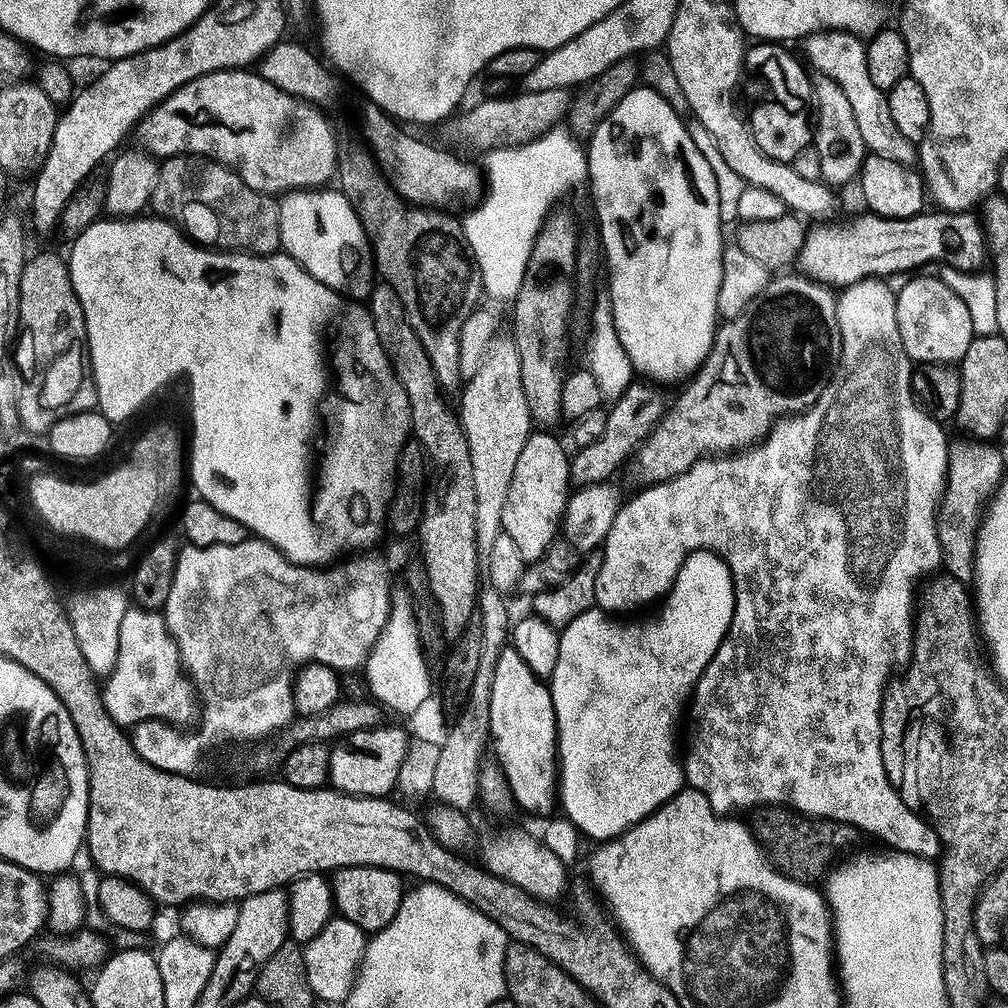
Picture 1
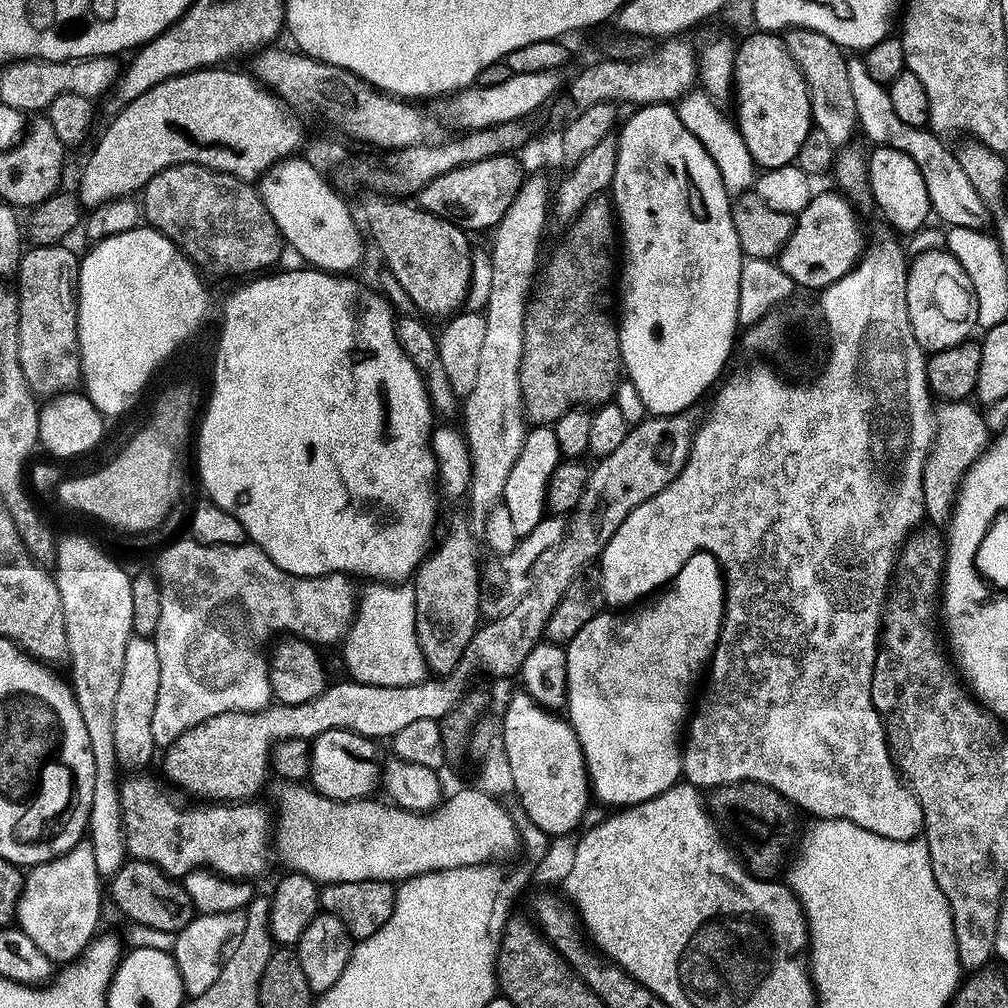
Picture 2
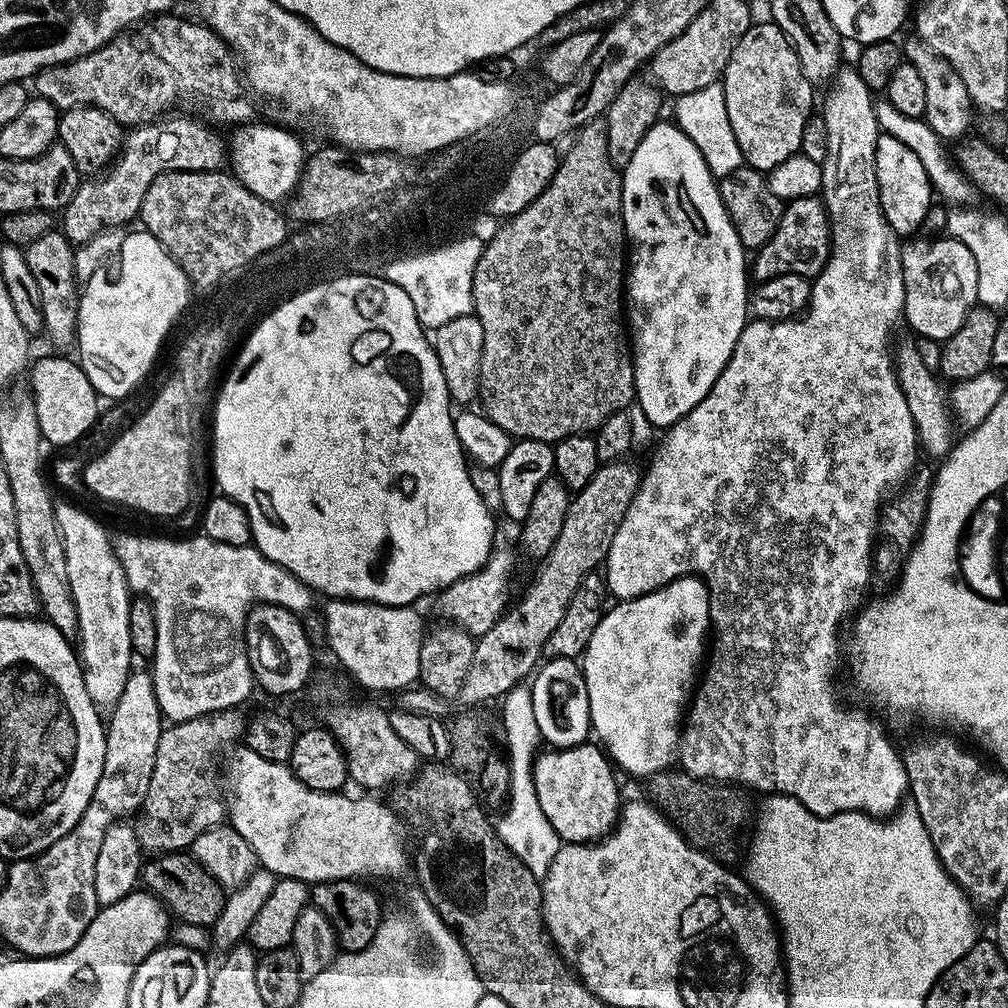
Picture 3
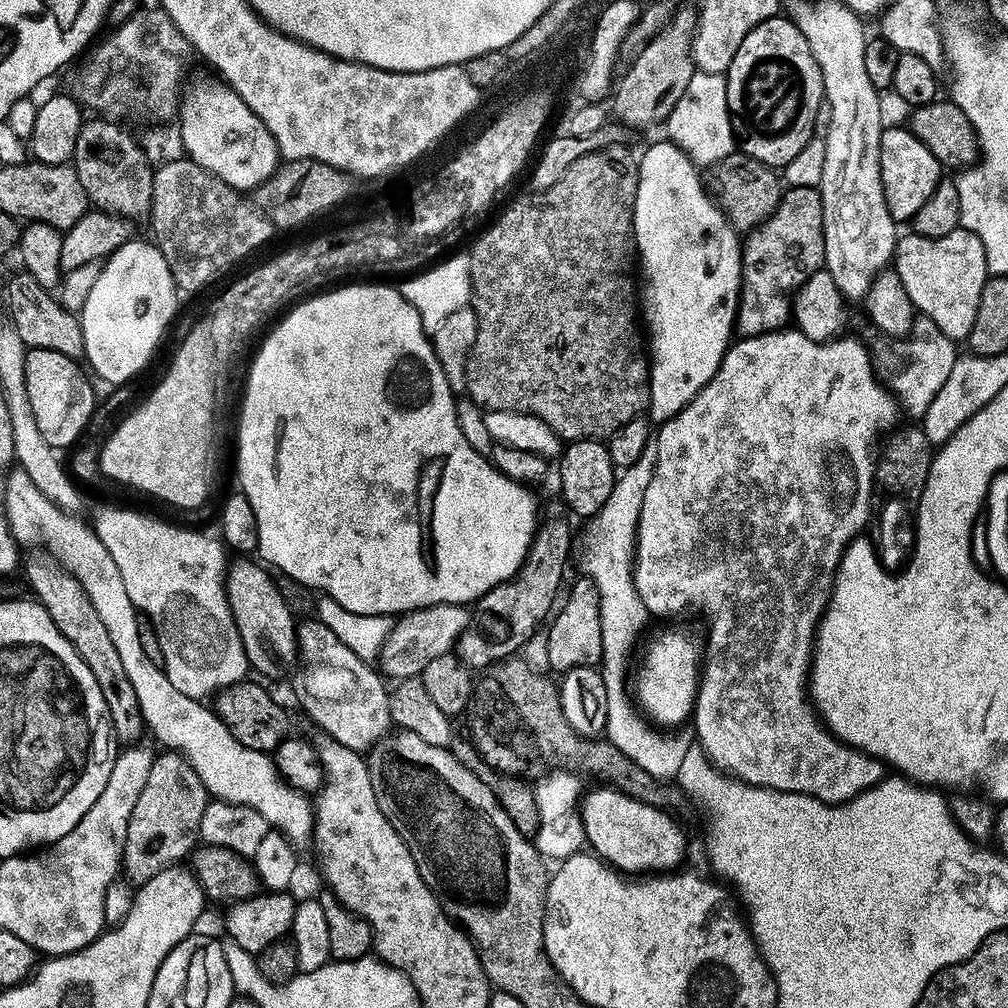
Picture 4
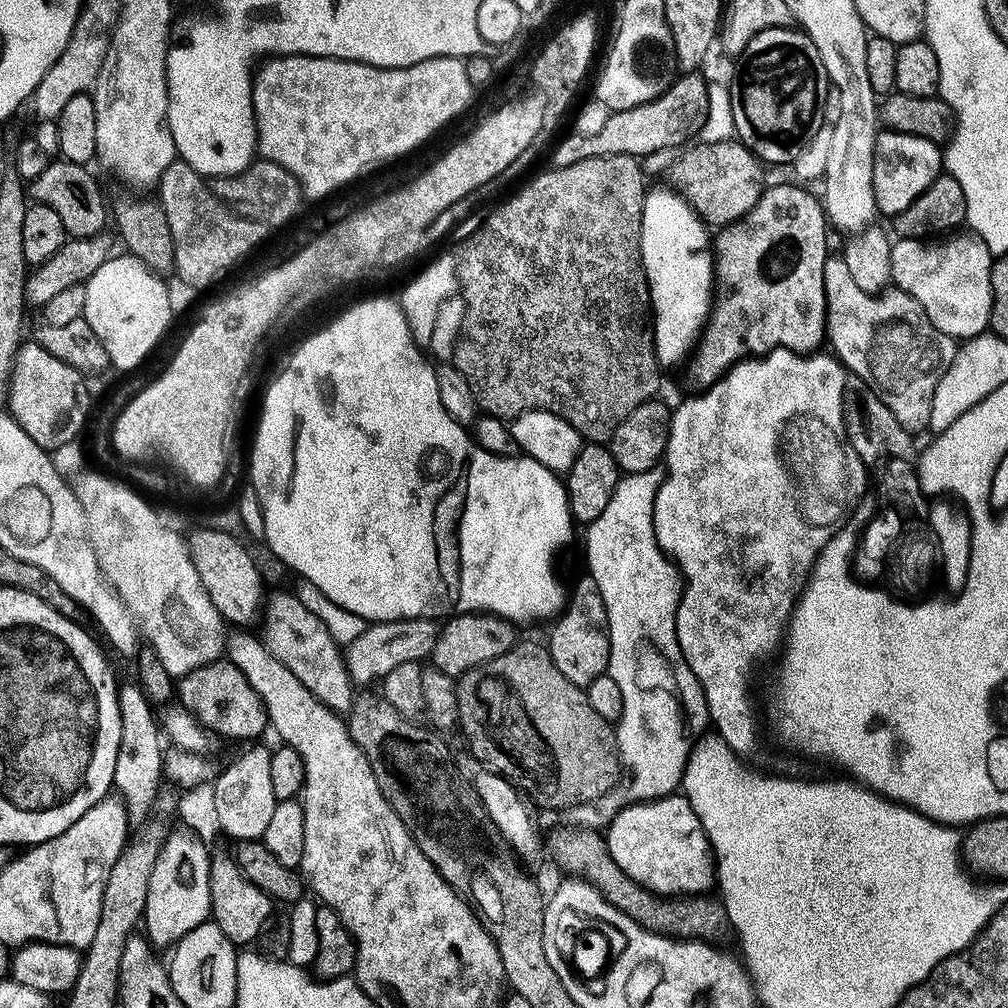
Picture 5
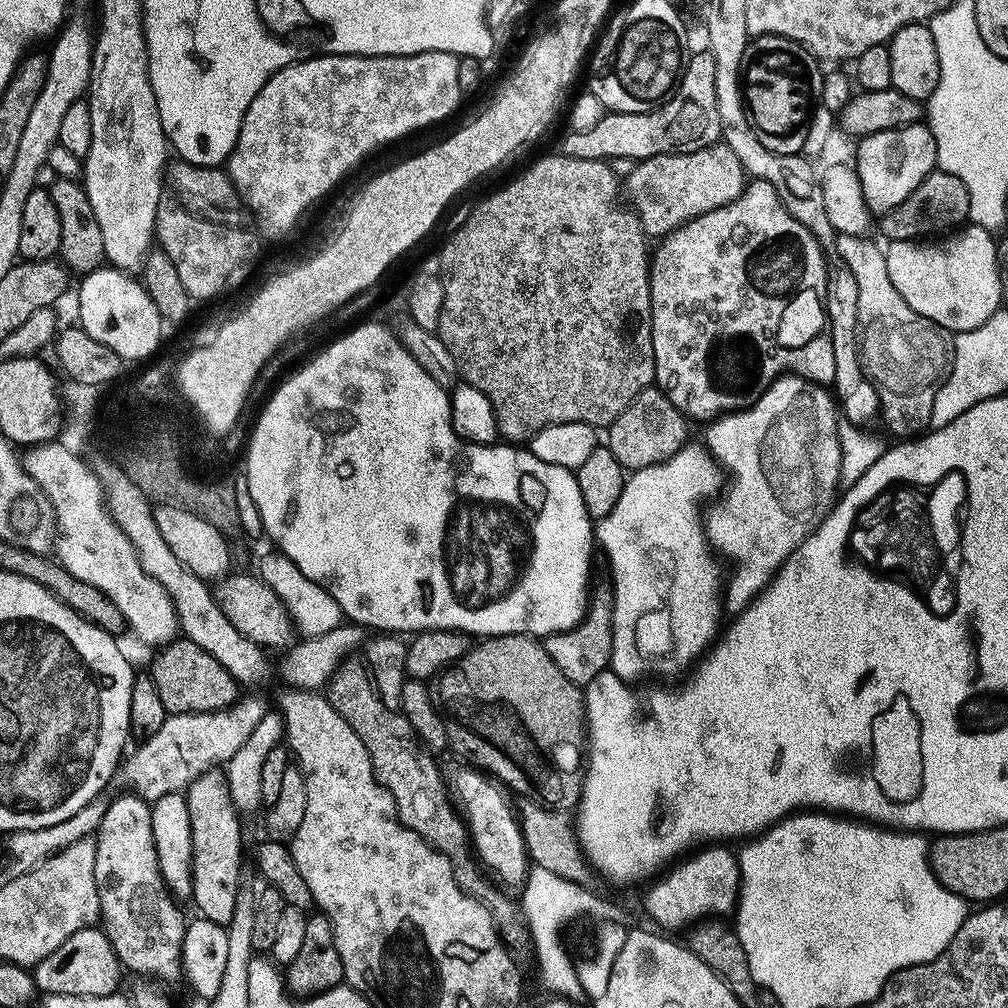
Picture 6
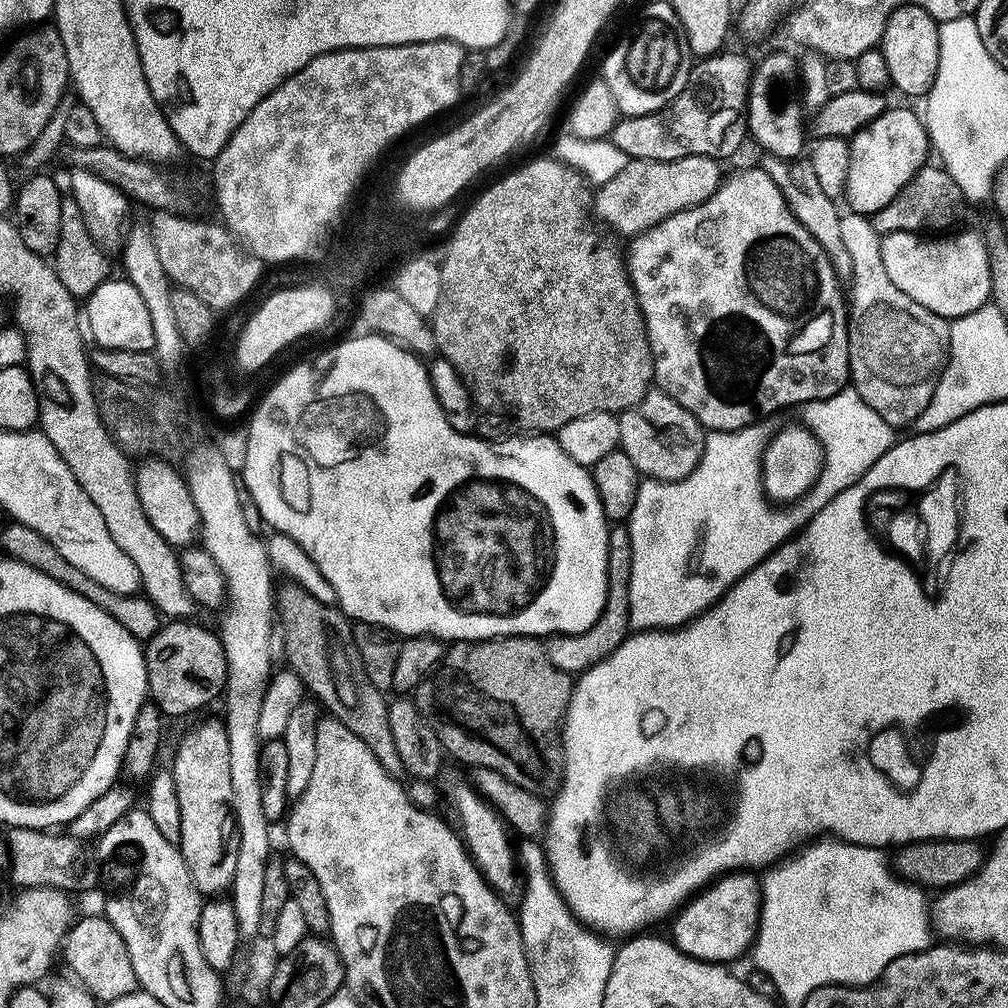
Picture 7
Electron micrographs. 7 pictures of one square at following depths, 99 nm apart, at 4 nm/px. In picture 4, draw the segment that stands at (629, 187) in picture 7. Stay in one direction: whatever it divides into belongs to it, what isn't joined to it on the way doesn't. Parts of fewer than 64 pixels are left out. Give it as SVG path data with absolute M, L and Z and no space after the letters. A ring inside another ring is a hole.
M736 150L707 169L706 191L737 233L747 234L763 220L770 218L778 206L782 195L782 180L773 169Z

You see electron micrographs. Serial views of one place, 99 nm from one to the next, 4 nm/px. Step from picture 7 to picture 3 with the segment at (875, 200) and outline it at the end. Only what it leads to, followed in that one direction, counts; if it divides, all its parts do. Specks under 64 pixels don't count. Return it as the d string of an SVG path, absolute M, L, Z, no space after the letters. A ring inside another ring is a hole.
M881 134L878 138L878 146L874 154L876 173L878 174L878 194L880 205L886 214L886 222L901 238L912 238L916 231L924 228L926 214L934 203L932 183L926 172L926 166L922 166L918 154L906 146L906 142L900 142L898 138Z

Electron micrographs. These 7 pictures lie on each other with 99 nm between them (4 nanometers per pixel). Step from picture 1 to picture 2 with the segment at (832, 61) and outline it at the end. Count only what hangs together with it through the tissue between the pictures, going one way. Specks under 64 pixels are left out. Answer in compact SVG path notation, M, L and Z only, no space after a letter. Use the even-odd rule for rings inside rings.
M861 57L847 59L847 74L850 90L853 91L859 131L865 132L873 140L873 145L900 150L914 160L914 166L918 166L922 179L926 182L926 194L930 198L935 219L937 216L944 226L983 229L984 219L989 219L990 216L988 207L982 202L978 190L974 190L974 182L970 182L966 170L962 170L955 151L950 148L948 150L944 146L945 141L927 127L915 128L900 121L898 114L894 114L887 87L870 78Z

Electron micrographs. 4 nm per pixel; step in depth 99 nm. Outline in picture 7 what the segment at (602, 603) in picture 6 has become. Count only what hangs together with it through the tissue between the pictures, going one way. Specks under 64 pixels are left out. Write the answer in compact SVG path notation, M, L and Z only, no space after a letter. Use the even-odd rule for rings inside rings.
M612 526L608 529L608 597L604 603L602 614L594 622L594 626L587 628L585 632L579 632L573 636L561 636L559 634L547 637L544 649L558 666L558 670L569 674L579 674L588 668L593 668L602 658L606 658L618 646L627 640L630 635L630 538L628 529L624 526Z

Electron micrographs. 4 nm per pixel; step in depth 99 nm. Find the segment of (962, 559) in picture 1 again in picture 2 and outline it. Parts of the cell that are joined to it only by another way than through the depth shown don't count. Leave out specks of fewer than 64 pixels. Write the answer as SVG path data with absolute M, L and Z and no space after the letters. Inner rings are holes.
M946 400L935 405L932 449L928 452L922 470L924 514L929 525L944 526L952 519L952 506L956 503L956 493L960 491L964 475L989 443L990 433L983 411L975 403L968 400Z

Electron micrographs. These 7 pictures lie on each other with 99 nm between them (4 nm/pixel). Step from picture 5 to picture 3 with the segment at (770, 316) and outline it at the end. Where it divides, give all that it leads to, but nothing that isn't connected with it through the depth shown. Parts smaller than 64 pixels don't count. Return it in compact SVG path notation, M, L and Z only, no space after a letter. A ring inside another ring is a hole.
M819 195L800 197L797 200L787 201L782 222L778 230L755 253L756 264L754 260L754 276L757 281L763 282L770 280L778 275L788 273L819 274L823 268L828 265L828 253L832 251L832 226L828 218L828 211L824 205L823 199Z

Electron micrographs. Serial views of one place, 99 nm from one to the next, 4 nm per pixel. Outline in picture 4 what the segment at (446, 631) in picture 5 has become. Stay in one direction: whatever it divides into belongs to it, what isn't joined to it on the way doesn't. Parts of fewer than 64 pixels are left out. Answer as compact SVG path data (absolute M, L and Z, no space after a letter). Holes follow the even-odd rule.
M556 502L543 509L538 520L536 535L527 560L512 579L475 601L466 630L456 640L454 654L470 670L487 670L501 660L515 657L540 625L547 610L561 595L560 583L564 580L564 567L572 552L572 524L570 513L563 503Z

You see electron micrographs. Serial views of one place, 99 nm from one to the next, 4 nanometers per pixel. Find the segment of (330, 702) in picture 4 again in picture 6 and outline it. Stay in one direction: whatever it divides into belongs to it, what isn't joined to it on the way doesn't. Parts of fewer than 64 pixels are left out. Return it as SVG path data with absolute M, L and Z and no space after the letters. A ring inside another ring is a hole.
M229 574L215 581L214 595L226 618L234 622L234 628L238 630L238 634L250 638L255 644L268 650L273 650L272 648L284 650L293 643L294 621L288 612L288 607L280 601L278 594L274 594L274 590L270 590L270 586L266 586L266 582L261 580L259 575Z

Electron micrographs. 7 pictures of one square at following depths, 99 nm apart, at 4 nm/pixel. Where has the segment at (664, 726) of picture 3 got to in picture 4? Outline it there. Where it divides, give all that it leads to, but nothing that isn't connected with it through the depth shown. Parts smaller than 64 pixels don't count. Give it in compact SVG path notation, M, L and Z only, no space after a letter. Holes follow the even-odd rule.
M668 628L665 630L665 632L658 633L657 636L654 637L653 640L650 641L648 644L648 653L646 653L644 656L644 665L642 665L640 668L640 677L638 677L636 680L636 696L638 699L640 699L640 704L641 704L641 705L639 704L639 707L641 709L643 709L642 707L644 707L645 710L648 711L649 717L647 716L647 719L649 721L657 720L657 722L652 721L652 722L655 722L657 725L660 725L660 724L676 724L676 725L672 725L672 726L683 725L680 723L682 723L683 720L687 721L689 719L689 717L691 717L691 715L694 711L694 705L696 703L696 694L698 691L698 677L699 677L701 671L702 671L701 649L698 647L698 644L697 644L697 648L696 648L695 642L692 641L691 638L688 637L686 633L679 632L679 630L676 628Z

